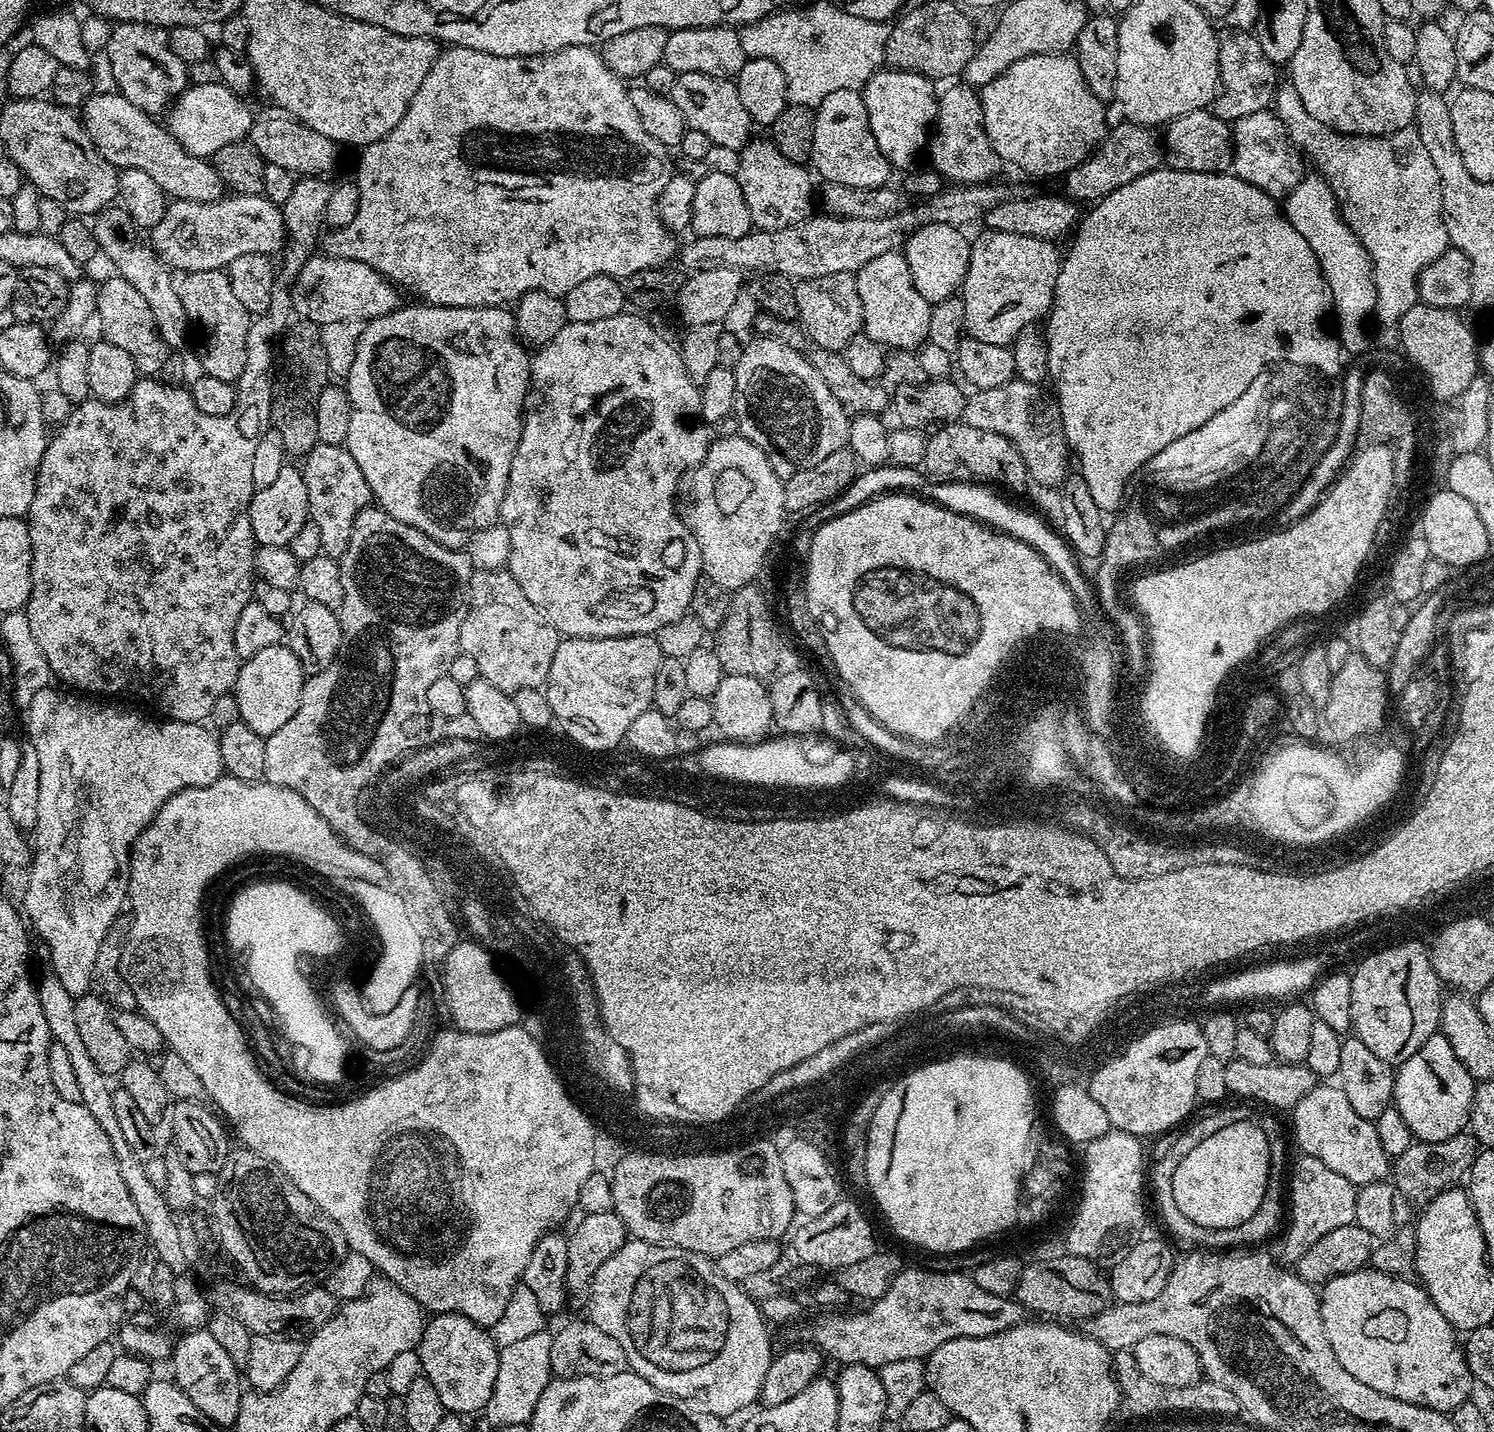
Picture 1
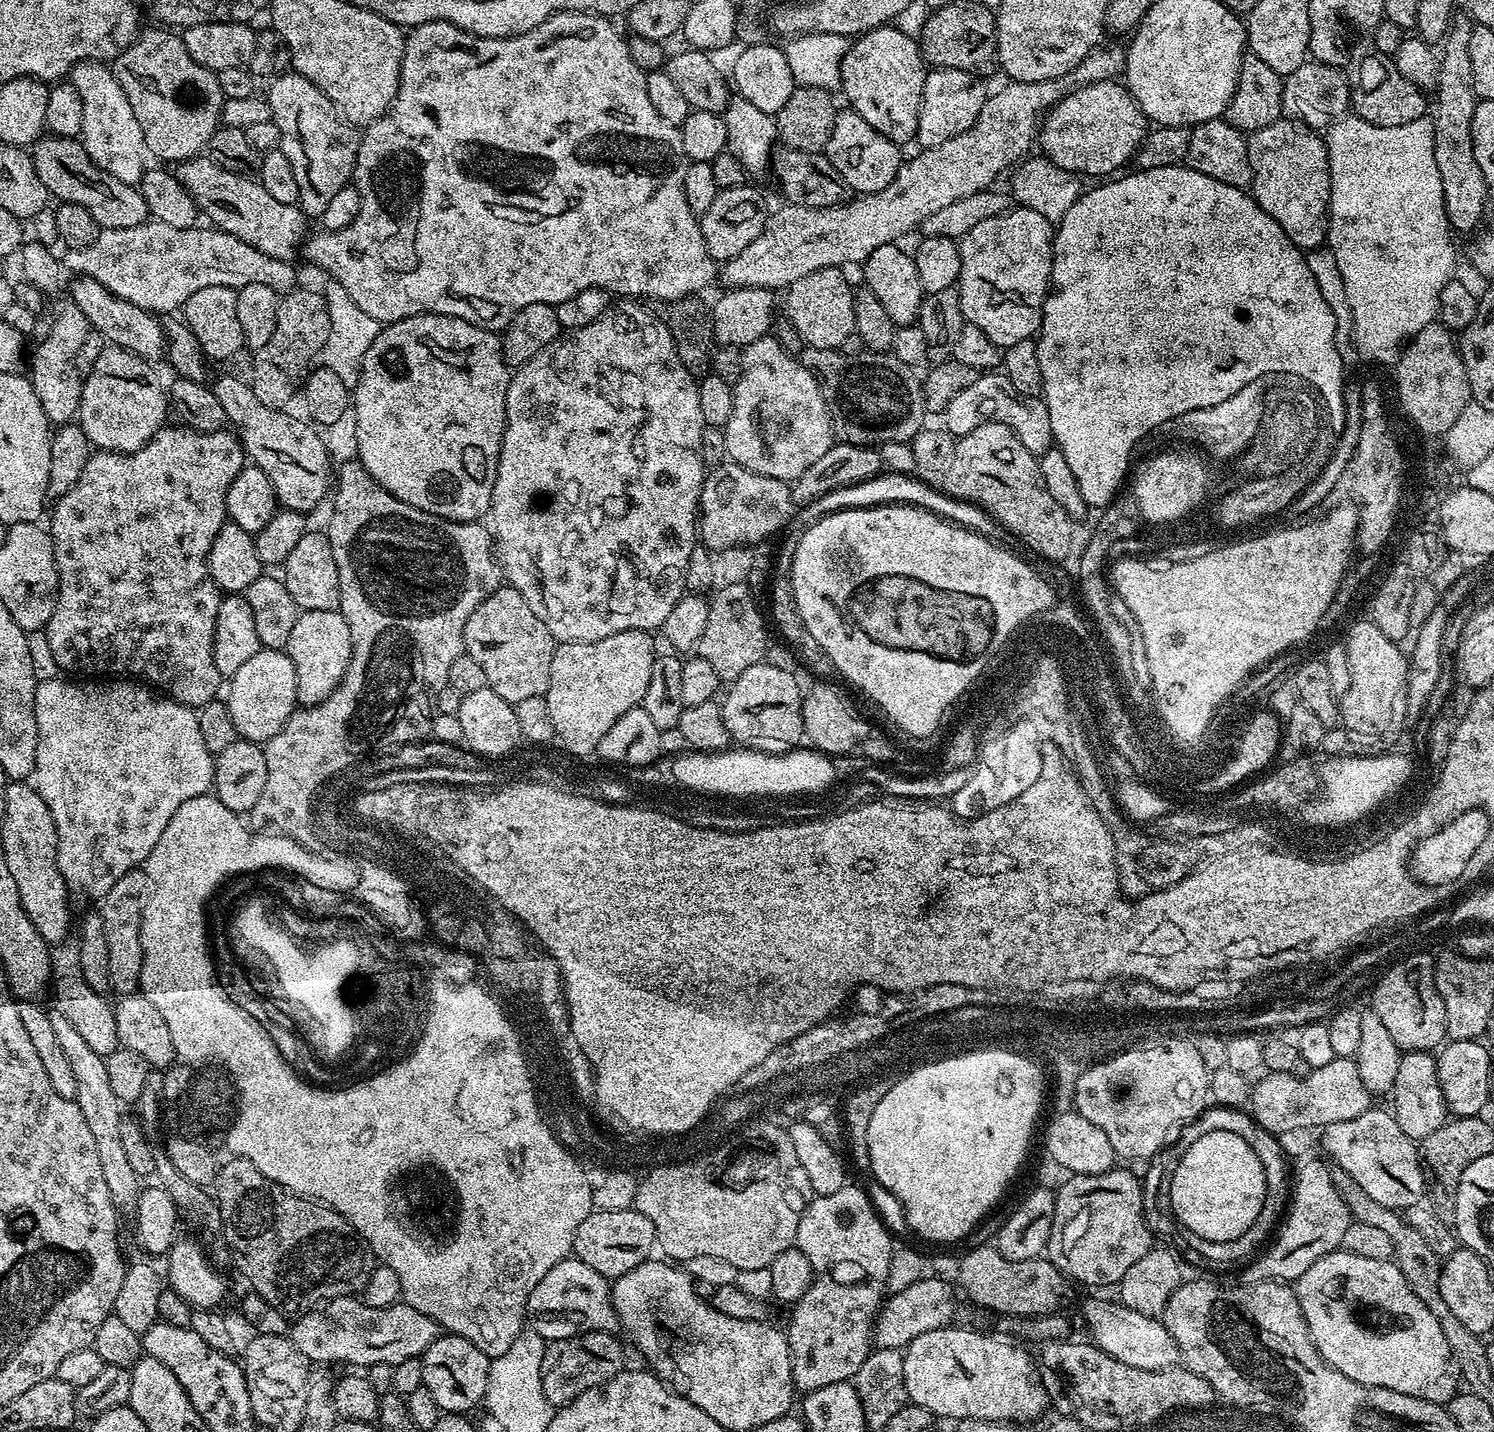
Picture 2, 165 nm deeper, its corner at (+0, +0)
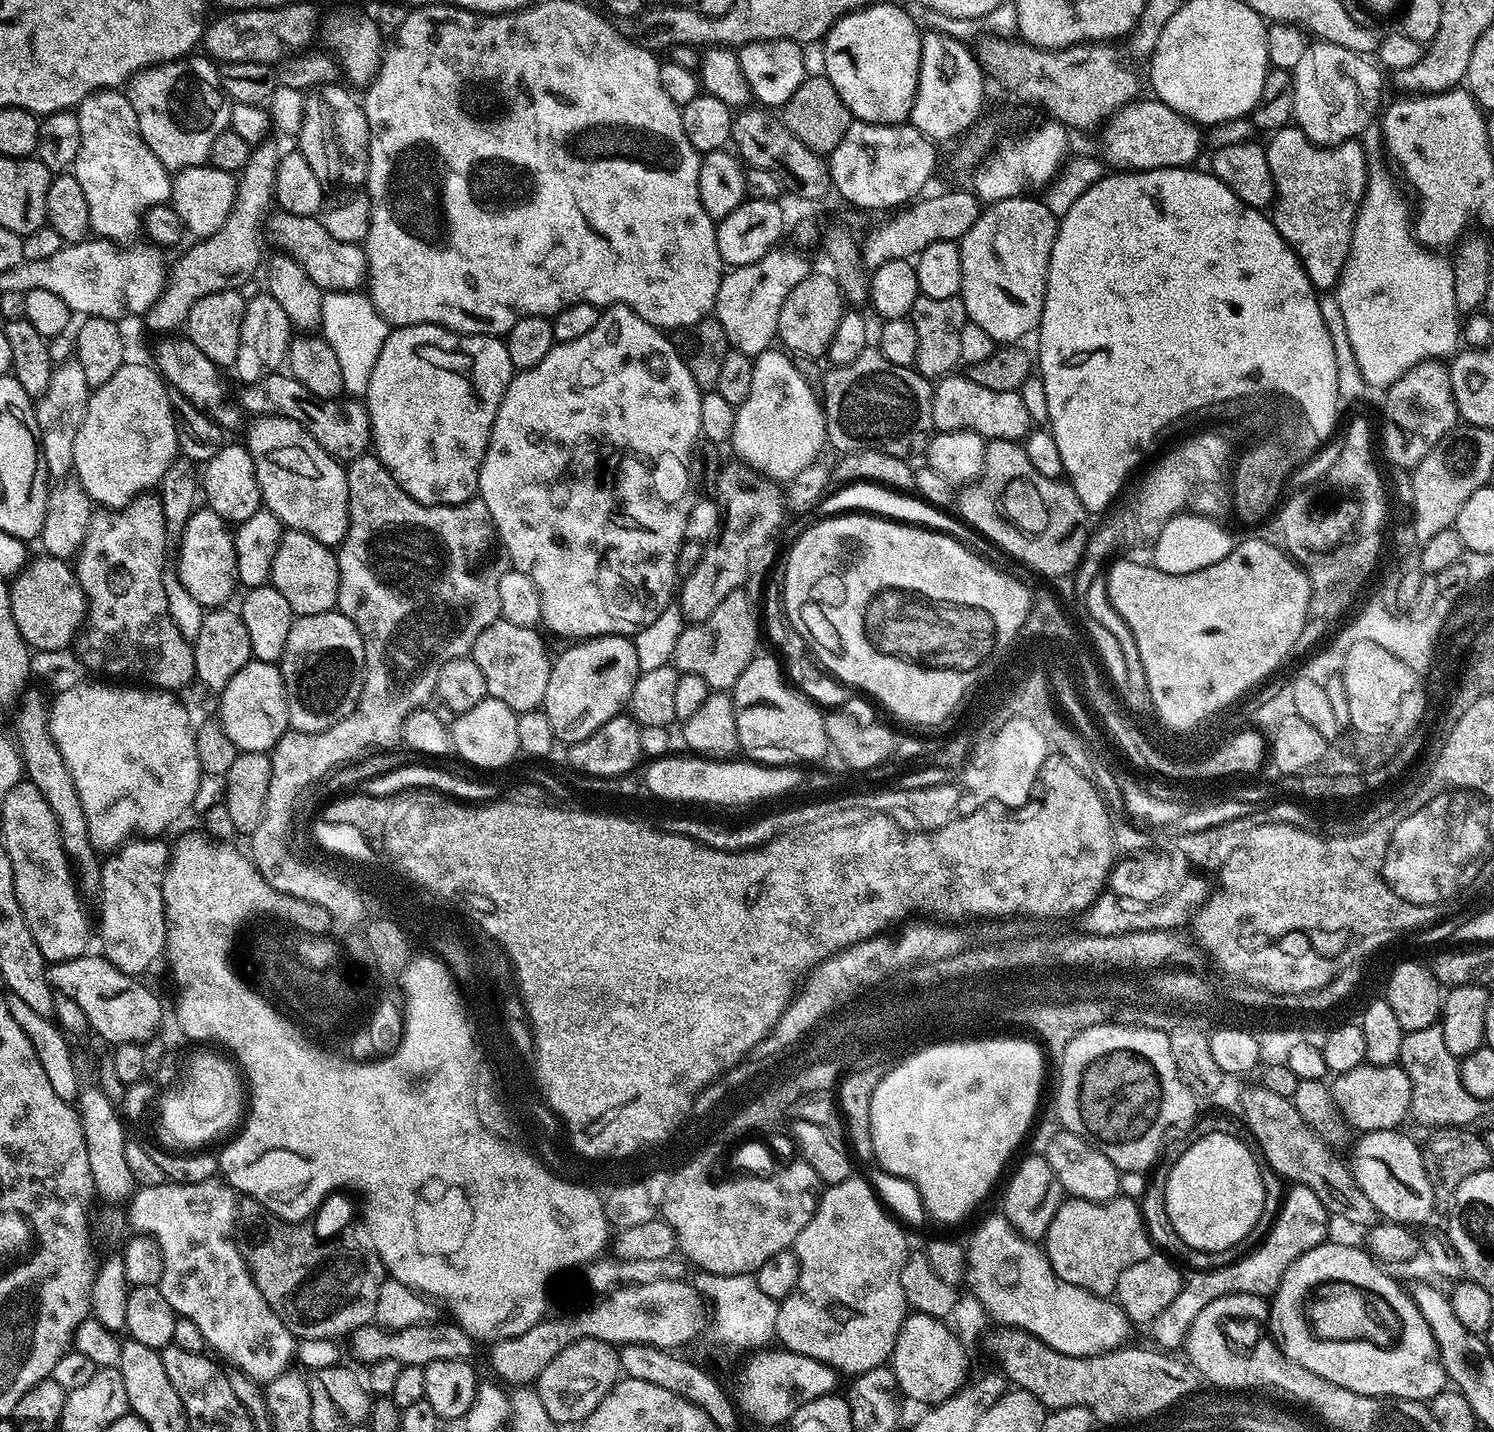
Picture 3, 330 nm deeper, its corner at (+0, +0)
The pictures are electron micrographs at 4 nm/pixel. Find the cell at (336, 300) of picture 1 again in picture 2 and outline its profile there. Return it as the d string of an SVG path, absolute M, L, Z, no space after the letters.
M149 219L143 224L129 228L103 229L90 246L73 248L63 254L65 256L62 256L62 264L67 271L69 268L76 276L94 278L94 282L102 282L102 286L106 286L110 294L153 314L172 314L175 313L172 312L175 308L176 311L183 309L190 294L203 290L206 286L226 286L238 290L242 286L257 284L270 286L270 290L287 294L298 284L296 272L289 261L270 258L270 254L262 254L262 250L258 250L256 245L242 242L234 238L234 234L226 234L215 226L178 230L178 226L166 226L166 222Z

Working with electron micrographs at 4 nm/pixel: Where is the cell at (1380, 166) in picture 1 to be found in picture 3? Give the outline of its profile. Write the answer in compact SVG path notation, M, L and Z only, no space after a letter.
M1369 126L1362 133L1362 145L1364 155L1367 157L1368 181L1364 185L1364 195L1360 199L1360 206L1356 214L1356 221L1352 223L1352 241L1348 257L1344 263L1344 269L1340 275L1340 281L1336 284L1334 295L1338 298L1338 307L1342 310L1342 315L1346 321L1346 330L1350 337L1350 346L1354 346L1354 358L1358 358L1358 370L1362 370L1362 378L1366 378L1369 389L1377 390L1379 388L1389 388L1406 370L1410 370L1418 362L1423 360L1436 360L1439 358L1448 358L1457 351L1462 340L1462 320L1456 310L1454 302L1454 270L1452 261L1447 255L1441 254L1436 250L1429 250L1417 239L1414 231L1414 220L1408 216L1408 204L1404 201L1404 196L1400 193L1400 188L1396 185L1396 180L1392 177L1390 169L1384 165L1384 160L1380 157L1382 154L1382 132L1379 127Z

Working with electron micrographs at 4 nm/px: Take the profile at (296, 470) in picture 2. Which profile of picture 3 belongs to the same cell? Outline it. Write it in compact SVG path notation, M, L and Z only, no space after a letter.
M257 416L248 428L246 447L254 462L260 499L267 511L275 514L285 529L310 534L318 542L339 546L348 529L348 473L345 465L325 450L298 422L285 416Z

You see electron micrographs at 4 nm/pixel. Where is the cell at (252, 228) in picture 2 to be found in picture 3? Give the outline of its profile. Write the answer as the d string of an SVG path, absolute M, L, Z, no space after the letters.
M277 211L269 215L266 220L266 232L272 235L272 240L282 250L283 255L289 256L310 276L314 283L324 292L355 292L365 283L367 271L367 257L359 244L338 242L326 230L323 219L315 216L299 216L289 212Z

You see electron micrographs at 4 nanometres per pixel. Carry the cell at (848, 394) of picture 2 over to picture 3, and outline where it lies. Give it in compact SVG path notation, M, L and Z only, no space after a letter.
M875 347L864 349L854 362L829 367L824 373L822 387L822 407L824 421L828 431L827 443L837 448L837 453L878 450L905 458L913 458L925 451L928 441L934 435L932 426L932 390L933 385L925 376L921 376L915 367L894 366Z

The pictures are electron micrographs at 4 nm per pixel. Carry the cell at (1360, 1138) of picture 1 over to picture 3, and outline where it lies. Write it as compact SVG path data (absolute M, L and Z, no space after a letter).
M1399 1129L1363 1133L1352 1152L1350 1167L1358 1186L1385 1221L1417 1226L1429 1218L1436 1197L1425 1172L1423 1149L1402 1133Z

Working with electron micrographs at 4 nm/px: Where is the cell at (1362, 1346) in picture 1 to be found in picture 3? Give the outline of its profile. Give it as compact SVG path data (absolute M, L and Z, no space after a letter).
M1325 1242L1302 1254L1286 1270L1278 1290L1270 1300L1270 1324L1275 1331L1282 1334L1282 1340L1288 1344L1288 1352L1296 1355L1296 1360L1306 1361L1310 1366L1317 1368L1321 1375L1336 1379L1336 1384L1348 1384L1354 1386L1358 1394L1367 1396L1392 1396L1395 1400L1418 1400L1430 1402L1438 1393L1445 1391L1446 1377L1444 1367L1440 1361L1440 1347L1434 1342L1434 1334L1430 1334L1430 1326L1426 1326L1426 1318L1418 1310L1418 1306L1413 1302L1411 1295L1392 1276L1387 1276L1385 1269L1377 1261L1368 1255L1363 1247L1351 1248L1348 1244L1332 1244Z

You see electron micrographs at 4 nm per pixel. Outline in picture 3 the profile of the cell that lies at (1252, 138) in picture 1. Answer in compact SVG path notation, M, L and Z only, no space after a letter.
M1285 126L1277 128L1267 137L1264 153L1270 166L1274 189L1274 203L1270 208L1272 224L1294 250L1310 278L1312 287L1317 290L1335 289L1348 257L1352 241L1352 223L1356 221L1360 199L1364 195L1364 185L1368 181L1367 157L1364 155L1361 141L1355 138L1332 147L1320 147L1309 141L1297 126Z

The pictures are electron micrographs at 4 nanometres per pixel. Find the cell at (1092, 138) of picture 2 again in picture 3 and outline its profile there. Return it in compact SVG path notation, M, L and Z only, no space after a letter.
M1137 98L1121 105L1106 120L1104 132L1105 165L1116 170L1143 170L1145 168L1182 168L1195 165L1196 155L1202 148L1202 132L1182 114L1170 110L1155 98Z

